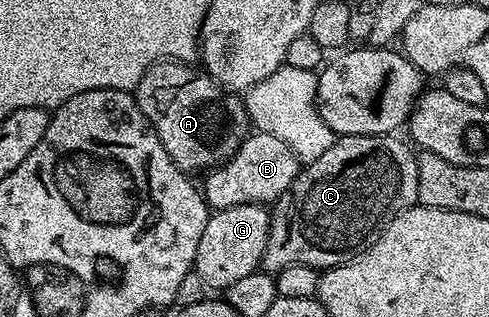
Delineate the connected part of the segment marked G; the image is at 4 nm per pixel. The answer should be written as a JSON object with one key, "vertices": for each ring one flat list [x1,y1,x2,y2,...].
{"vertices":[[236,204,211,213,208,224,204,224,204,236,200,236,200,244,196,244,193,268,211,291,224,292,236,284,236,280,261,267,270,235,270,216,271,211,262,204]]}

